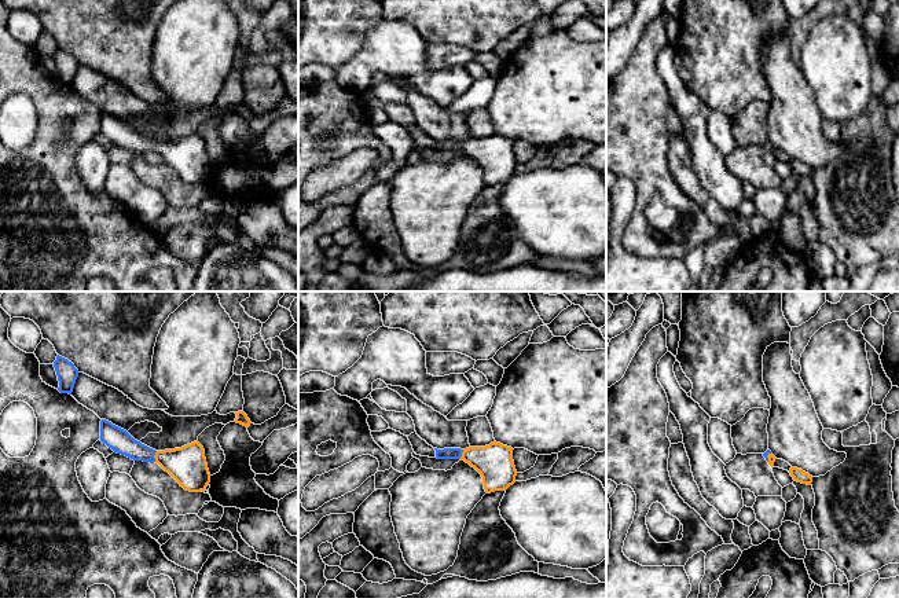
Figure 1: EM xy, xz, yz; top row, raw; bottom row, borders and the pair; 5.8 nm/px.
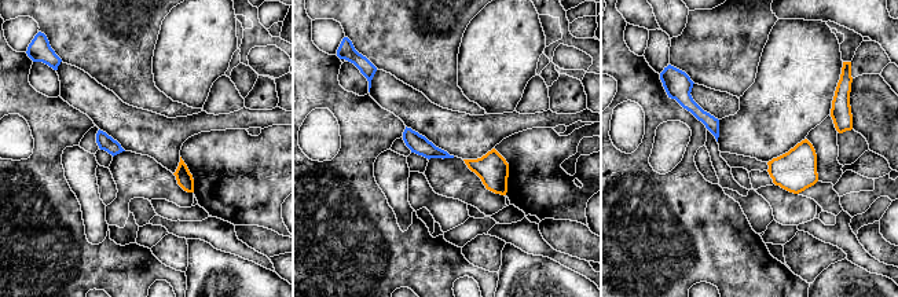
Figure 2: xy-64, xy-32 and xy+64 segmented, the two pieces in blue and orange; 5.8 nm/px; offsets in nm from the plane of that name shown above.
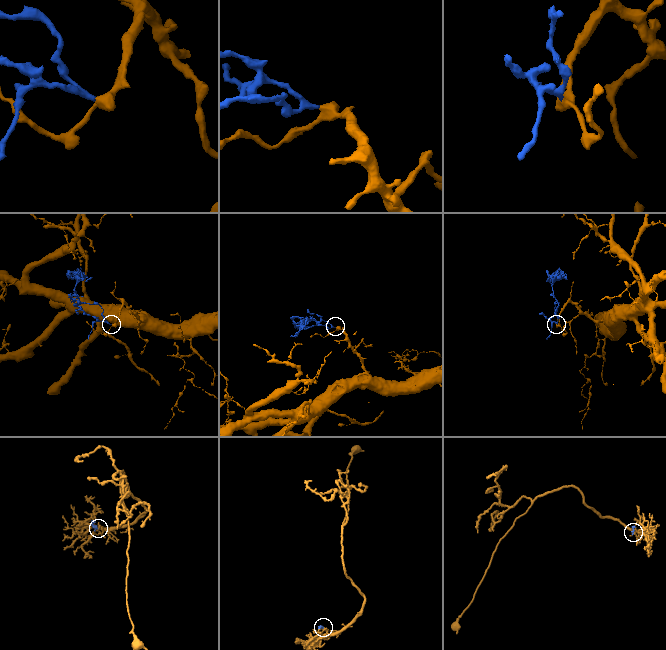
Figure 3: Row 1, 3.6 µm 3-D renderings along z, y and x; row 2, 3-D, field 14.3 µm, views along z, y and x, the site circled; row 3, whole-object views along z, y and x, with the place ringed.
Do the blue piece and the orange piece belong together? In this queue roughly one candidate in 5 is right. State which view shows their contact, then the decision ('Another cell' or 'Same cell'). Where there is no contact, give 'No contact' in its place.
Touches blue in xy. Same cell

